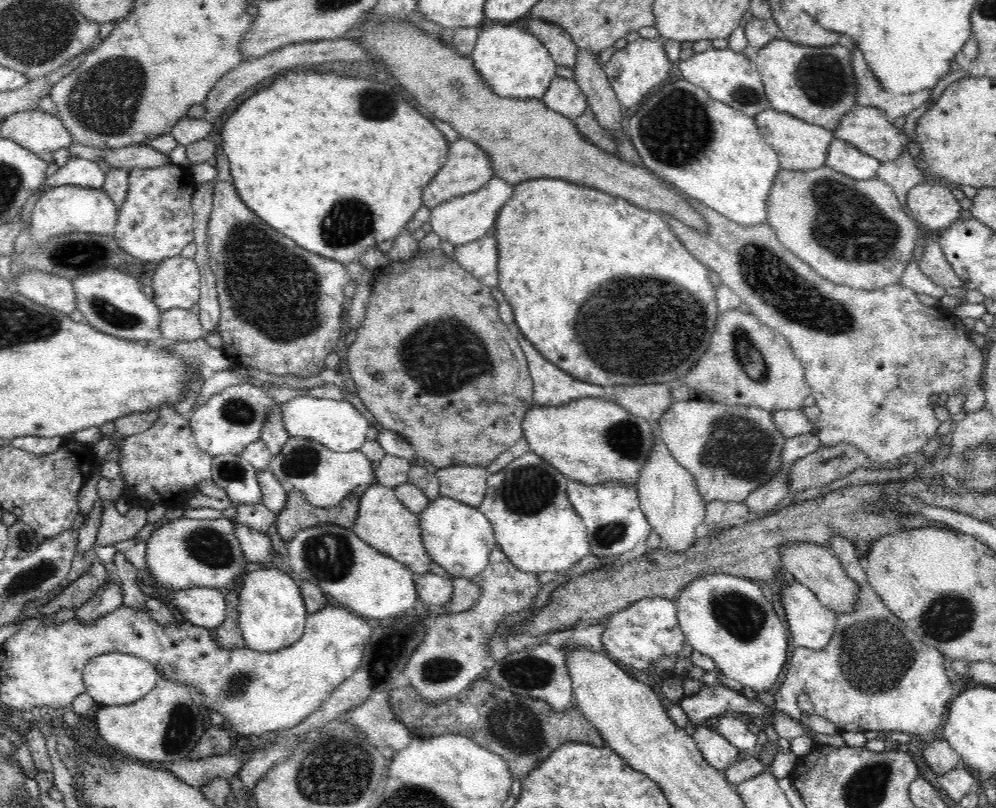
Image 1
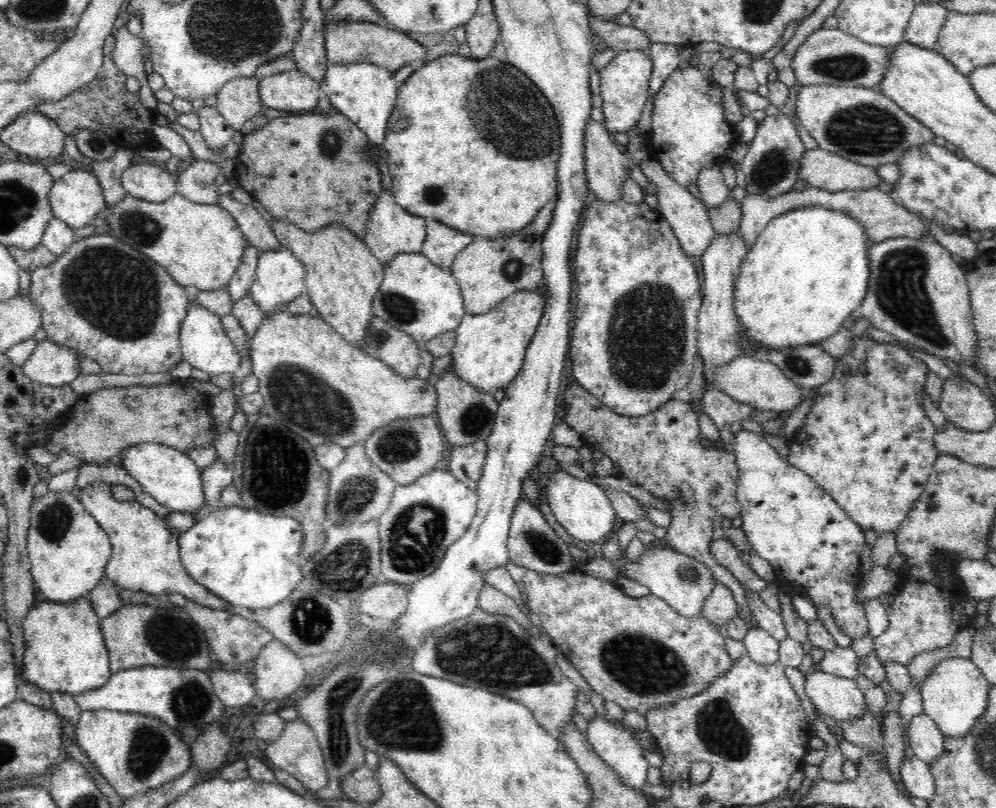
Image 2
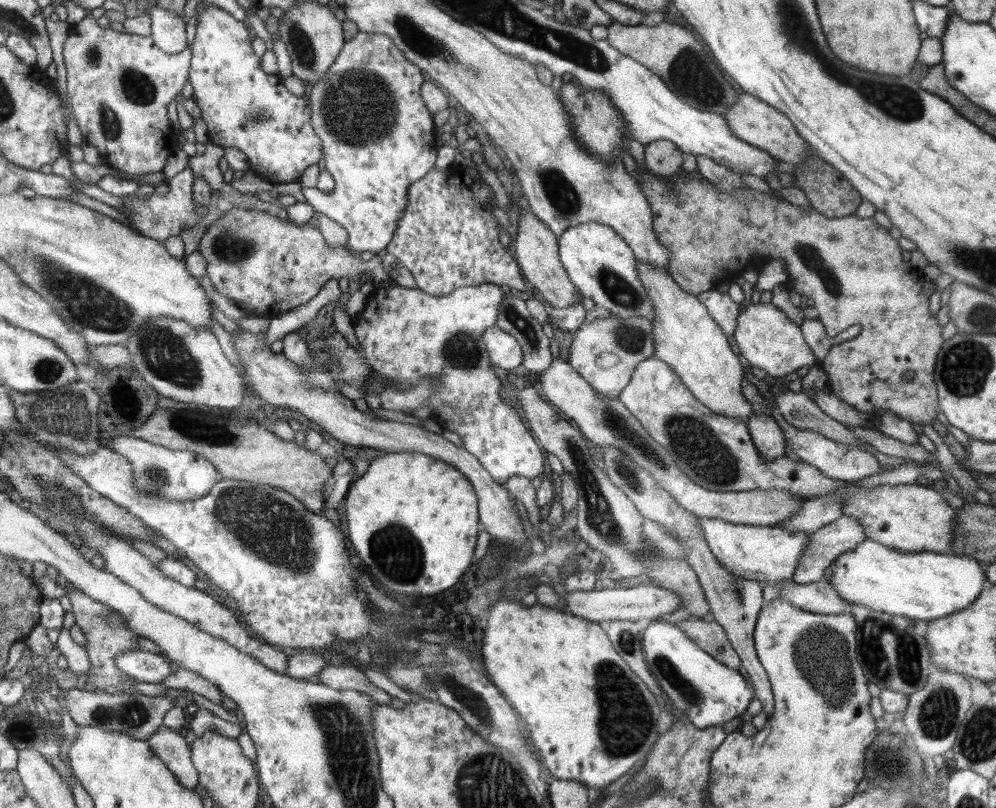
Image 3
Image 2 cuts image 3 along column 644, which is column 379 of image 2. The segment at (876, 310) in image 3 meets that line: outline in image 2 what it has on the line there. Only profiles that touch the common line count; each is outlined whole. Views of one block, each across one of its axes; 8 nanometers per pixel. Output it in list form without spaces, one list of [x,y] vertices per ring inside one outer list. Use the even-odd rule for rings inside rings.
[[[335,109],[328,115],[312,113],[312,111],[302,112],[301,115],[283,114],[280,117],[269,120],[262,128],[253,129],[243,135],[240,154],[236,158],[235,178],[248,194],[258,202],[261,202],[275,220],[288,220],[292,224],[299,226],[300,230],[309,232],[310,234],[316,232],[316,230],[322,230],[328,224],[341,224],[341,226],[346,226],[352,234],[355,234],[360,240],[364,241],[364,234],[366,234],[366,226],[368,226],[368,218],[370,218],[372,206],[376,204],[376,198],[380,196],[380,192],[383,190],[382,182],[380,181],[382,174],[378,167],[376,167],[377,164],[374,164],[374,161],[368,157],[370,144],[372,142],[366,136],[366,133],[360,130],[347,116],[344,116]]]

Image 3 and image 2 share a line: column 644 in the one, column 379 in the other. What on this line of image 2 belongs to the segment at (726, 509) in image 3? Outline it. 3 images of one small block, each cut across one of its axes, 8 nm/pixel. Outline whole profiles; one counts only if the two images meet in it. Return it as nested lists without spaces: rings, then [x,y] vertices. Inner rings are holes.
[[[420,417],[420,419],[397,419],[381,427],[364,444],[369,460],[400,486],[408,486],[416,482],[416,478],[434,470],[445,450],[440,424],[436,422],[436,418]]]

